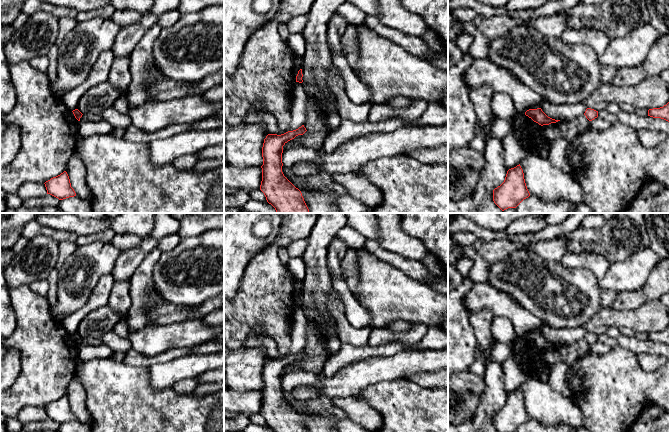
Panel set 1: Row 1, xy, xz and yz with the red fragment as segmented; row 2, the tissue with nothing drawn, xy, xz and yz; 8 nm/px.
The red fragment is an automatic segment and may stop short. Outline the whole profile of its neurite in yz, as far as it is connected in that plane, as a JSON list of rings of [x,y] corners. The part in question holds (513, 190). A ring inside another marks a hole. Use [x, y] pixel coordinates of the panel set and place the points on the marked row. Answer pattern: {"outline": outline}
{"outline": [[[520,164],[509,169],[504,182],[493,190],[493,201],[502,211],[516,208],[529,196]]]}

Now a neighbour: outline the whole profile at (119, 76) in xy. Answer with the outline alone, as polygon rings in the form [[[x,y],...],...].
[[[129,57],[114,58],[107,81],[118,90],[127,89],[131,82]]]

